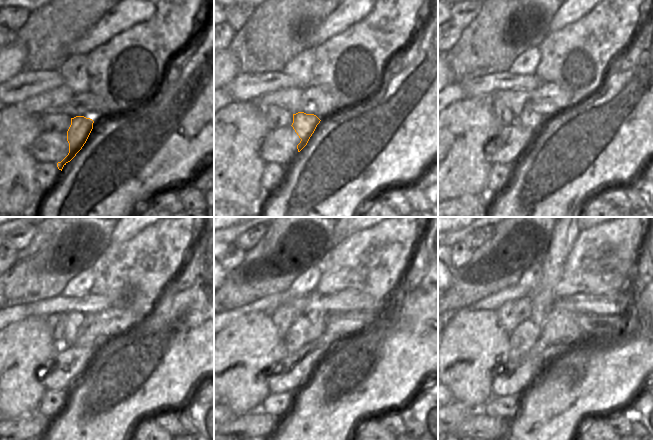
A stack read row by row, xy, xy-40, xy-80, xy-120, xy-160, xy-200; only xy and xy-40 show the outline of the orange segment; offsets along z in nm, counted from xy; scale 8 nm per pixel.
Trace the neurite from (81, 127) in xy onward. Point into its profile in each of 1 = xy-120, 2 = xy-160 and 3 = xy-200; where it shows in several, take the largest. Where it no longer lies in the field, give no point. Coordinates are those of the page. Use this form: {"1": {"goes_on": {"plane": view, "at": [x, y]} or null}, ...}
{"1": {"goes_on": {"plane": "xy-120", "at": [84, 337]}}, "2": {"goes_on": {"plane": "xy-160", "at": [317, 327]}}, "3": {"goes_on": {"plane": "xy-200", "at": [563, 237]}}}

